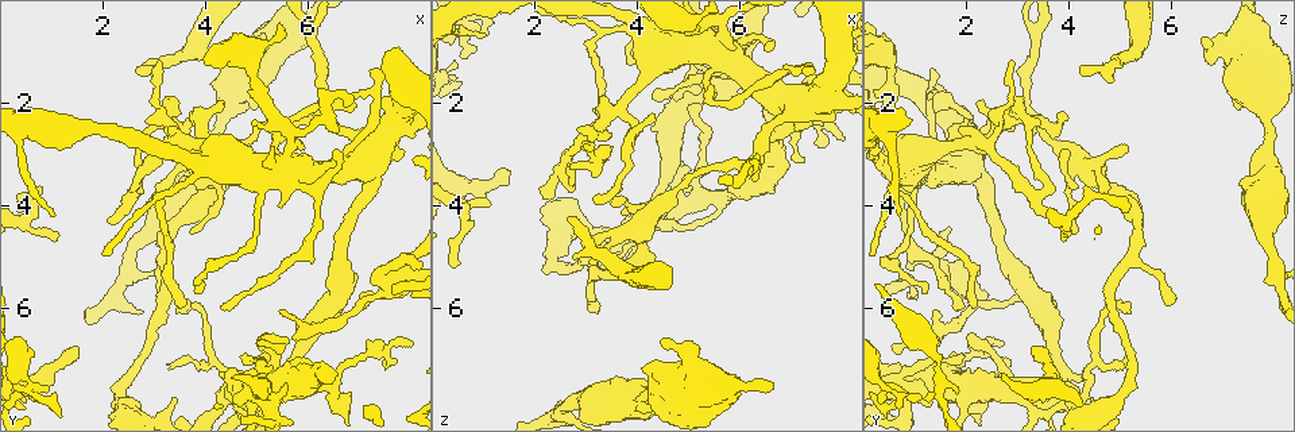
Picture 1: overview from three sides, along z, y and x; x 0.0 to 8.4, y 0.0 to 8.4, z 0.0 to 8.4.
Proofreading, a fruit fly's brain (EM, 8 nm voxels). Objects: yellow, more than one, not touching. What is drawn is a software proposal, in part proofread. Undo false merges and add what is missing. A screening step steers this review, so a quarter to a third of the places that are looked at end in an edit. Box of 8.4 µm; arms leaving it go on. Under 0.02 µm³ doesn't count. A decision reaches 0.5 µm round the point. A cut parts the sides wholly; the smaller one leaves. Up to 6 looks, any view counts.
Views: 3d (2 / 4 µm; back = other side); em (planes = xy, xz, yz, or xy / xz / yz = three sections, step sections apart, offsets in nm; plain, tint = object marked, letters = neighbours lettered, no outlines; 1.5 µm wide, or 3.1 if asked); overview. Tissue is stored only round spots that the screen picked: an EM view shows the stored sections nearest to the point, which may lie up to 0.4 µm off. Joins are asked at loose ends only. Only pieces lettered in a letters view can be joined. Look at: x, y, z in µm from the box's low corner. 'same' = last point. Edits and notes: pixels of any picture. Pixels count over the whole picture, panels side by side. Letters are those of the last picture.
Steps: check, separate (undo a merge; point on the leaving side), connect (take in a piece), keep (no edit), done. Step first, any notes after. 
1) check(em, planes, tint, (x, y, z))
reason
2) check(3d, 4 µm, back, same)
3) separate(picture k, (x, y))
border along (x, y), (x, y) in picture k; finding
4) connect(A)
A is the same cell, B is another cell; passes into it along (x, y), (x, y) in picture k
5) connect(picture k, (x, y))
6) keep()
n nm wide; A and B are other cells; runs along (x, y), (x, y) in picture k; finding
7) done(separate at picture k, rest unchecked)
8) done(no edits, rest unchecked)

check(3d, 2 µm, (3.70, 4.55, 4.10))
tapers out

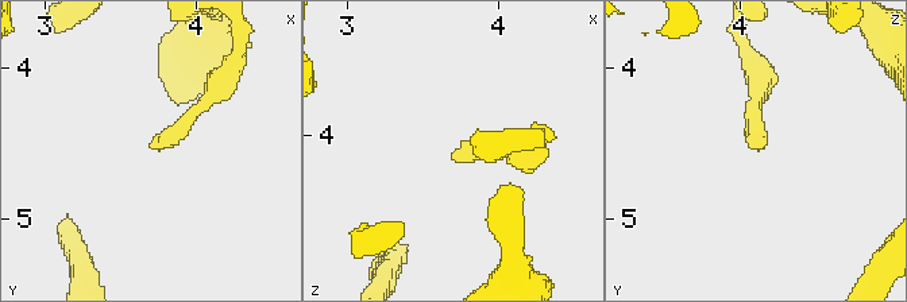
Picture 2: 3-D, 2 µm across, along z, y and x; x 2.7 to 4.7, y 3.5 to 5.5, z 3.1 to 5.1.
check(em, planes, letters, (3.72, 4.52, 4.16))
need the tissue

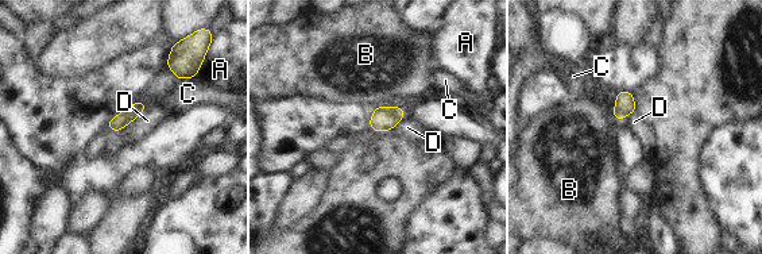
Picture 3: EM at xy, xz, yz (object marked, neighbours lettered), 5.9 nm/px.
keep()
A, B, C and D are other cells; border along (147, 110), (143, 110), (118, 133) in picture 3; no lettered piece goes on from it

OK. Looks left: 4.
check(3d, 2 µm, (2.10, 4.30, 3.65))
an open end

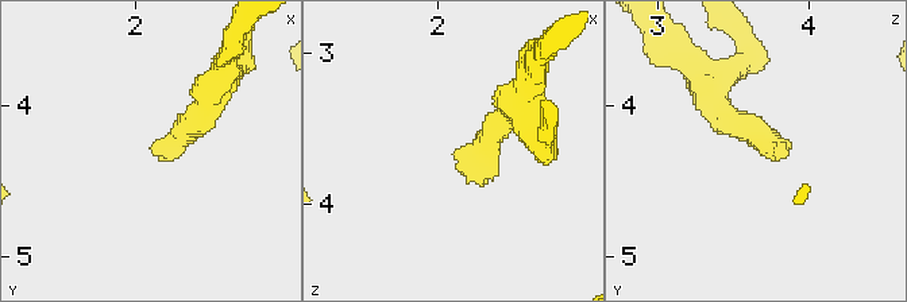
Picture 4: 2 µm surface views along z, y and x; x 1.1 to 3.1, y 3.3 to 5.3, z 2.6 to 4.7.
check(em, planes, letters, (2.08, 4.28, 3.66))

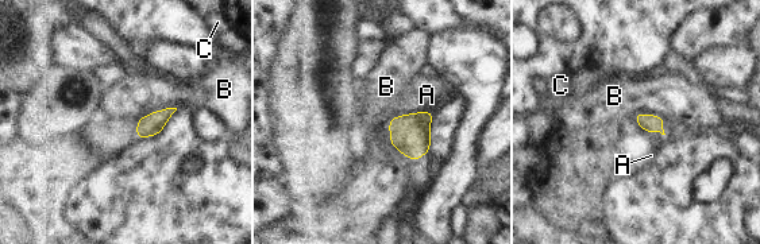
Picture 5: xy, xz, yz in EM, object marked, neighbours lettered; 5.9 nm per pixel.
keep()
A, B and C are other cells; border along (633, 116), (654, 113), (663, 119) in picture 5; no lettered piece goes on from it

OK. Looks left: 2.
check(em, planes, letters, (3.60, 5.95, 2.10))
thin end

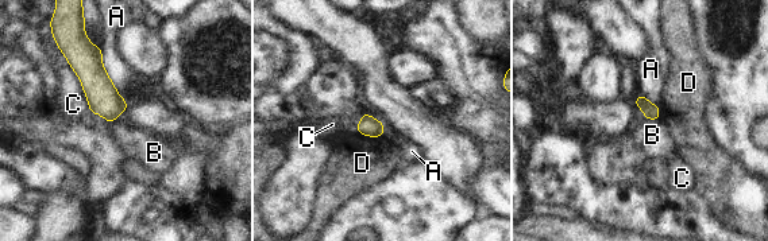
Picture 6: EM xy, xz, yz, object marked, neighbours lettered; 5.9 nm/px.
keep()
90 nm wide; A, B, C and D are other cells; border along (385, 123), (382, 136) in picture 6; none of them fits

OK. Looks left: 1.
done(no edits, rest unchecked)

